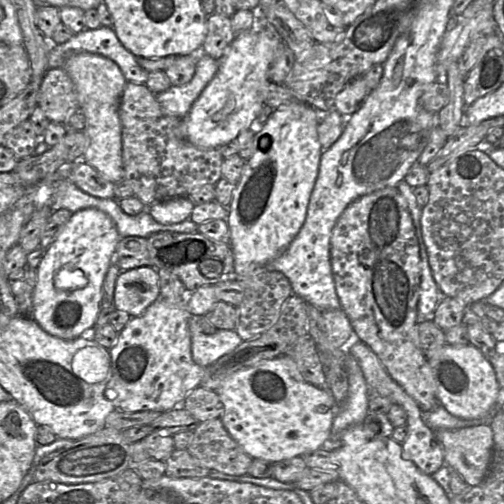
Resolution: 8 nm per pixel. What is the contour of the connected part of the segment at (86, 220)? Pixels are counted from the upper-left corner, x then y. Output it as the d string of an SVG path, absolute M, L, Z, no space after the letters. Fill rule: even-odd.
M86 208L72 214L37 267L31 317L45 332L75 339L94 327L101 310L103 282L120 239L113 220L103 211Z

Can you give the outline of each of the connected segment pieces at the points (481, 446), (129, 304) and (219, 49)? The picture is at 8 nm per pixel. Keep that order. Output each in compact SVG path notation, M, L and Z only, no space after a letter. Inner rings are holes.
M489 424L441 429L435 436L443 448L444 465L458 472L470 486L480 486L491 464L493 432Z
M142 266L121 271L113 305L132 317L140 316L160 296L159 275L154 267Z
M213 13L207 18L207 34L202 45L204 52L219 60L234 39L230 17Z

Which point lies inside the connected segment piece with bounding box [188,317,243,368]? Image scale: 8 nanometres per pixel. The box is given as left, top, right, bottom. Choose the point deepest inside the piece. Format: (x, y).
(206, 349)

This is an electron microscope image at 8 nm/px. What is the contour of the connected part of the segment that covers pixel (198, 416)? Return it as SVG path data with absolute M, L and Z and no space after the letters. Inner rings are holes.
M197 387L183 400L183 409L187 410L199 423L221 418L223 405L217 392Z

